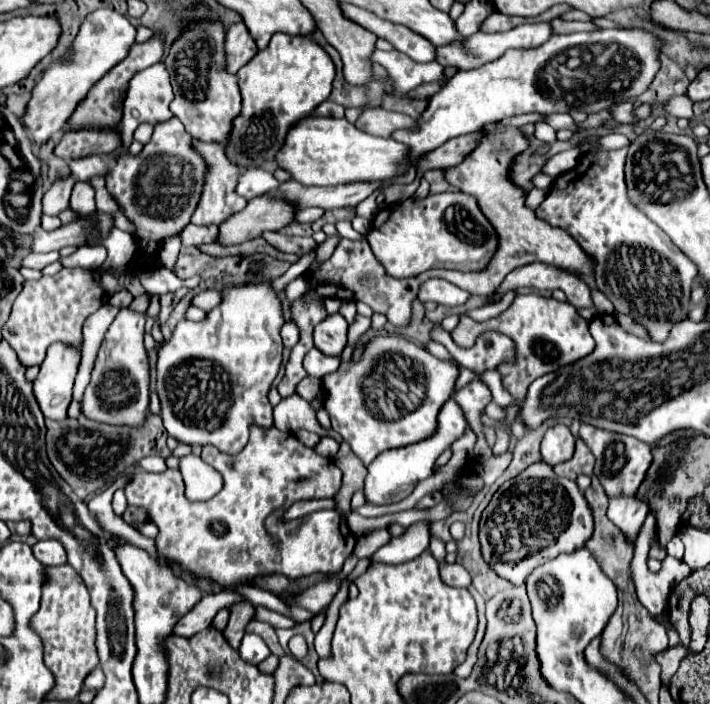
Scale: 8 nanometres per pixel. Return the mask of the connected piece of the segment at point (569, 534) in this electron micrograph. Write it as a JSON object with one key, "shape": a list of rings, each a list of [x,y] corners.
{"shape":[[[543,461],[505,481],[491,497],[479,521],[483,559],[499,577],[513,585],[523,585],[527,575],[545,561],[585,547],[591,533],[593,515],[579,487],[575,481],[557,477]]]}

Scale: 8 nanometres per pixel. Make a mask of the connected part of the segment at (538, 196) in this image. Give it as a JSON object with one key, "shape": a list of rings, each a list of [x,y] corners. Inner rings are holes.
{"shape":[[[531,189],[531,191],[527,193],[525,205],[527,205],[529,209],[537,209],[537,207],[541,205],[541,201],[545,199],[545,195],[547,195],[547,191],[543,191],[543,189]]]}

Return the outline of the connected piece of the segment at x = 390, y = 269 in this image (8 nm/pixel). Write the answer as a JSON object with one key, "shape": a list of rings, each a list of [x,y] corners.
{"shape":[[[437,193],[427,195],[425,199],[407,199],[397,205],[389,205],[383,211],[379,211],[373,219],[373,229],[367,235],[367,241],[377,257],[377,261],[385,267],[385,271],[391,277],[415,277],[427,269],[433,269],[435,265],[447,267],[447,269],[459,269],[459,271],[483,271],[491,263],[497,247],[499,237],[489,219],[483,215],[483,211],[477,205],[477,199],[467,193]]]}

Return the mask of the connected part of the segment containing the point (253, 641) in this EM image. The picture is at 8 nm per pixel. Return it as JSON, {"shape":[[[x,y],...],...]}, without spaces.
{"shape":[[[245,635],[241,641],[241,647],[239,647],[239,655],[243,661],[259,665],[265,657],[271,655],[271,651],[259,635]]]}

